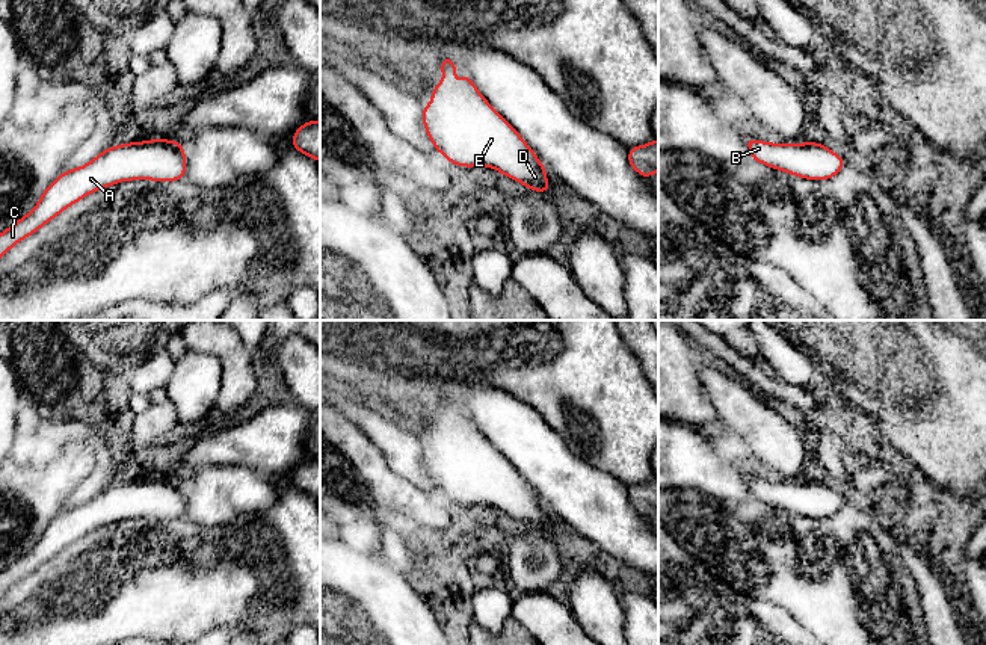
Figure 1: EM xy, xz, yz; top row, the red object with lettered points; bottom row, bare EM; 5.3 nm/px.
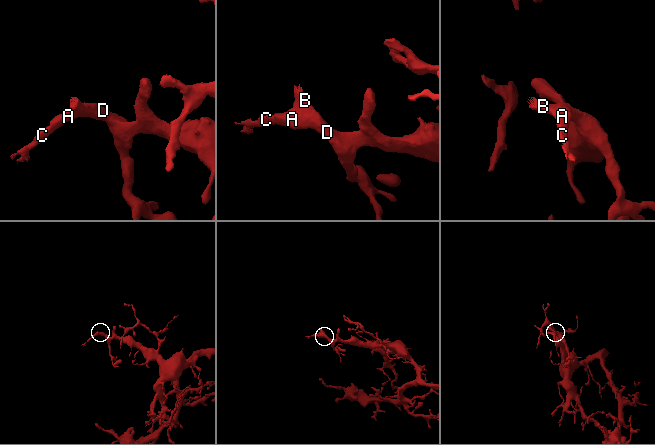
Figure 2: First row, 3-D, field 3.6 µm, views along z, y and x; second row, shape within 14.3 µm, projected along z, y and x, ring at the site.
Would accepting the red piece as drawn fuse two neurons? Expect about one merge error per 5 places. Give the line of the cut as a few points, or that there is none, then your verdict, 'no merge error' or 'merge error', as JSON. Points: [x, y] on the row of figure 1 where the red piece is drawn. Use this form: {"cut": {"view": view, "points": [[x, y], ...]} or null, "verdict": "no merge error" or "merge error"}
{"cut": null, "verdict": "no merge error"}

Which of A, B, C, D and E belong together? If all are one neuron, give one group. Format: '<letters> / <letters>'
A B C D E

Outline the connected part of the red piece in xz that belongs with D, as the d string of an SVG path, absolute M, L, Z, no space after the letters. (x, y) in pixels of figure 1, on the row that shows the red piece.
M450 54L442 60L441 73L445 77L432 91L432 101L423 107L423 124L427 137L438 153L444 154L454 166L489 166L500 174L525 184L528 190L550 192L547 171L524 142L518 131L483 98L468 76L458 85L453 76L459 74Z

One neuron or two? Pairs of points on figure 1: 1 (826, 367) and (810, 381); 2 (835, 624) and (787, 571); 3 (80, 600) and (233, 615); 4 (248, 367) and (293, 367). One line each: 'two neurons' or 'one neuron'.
1: two neurons
2: one neuron
3: one neuron
4: two neurons

